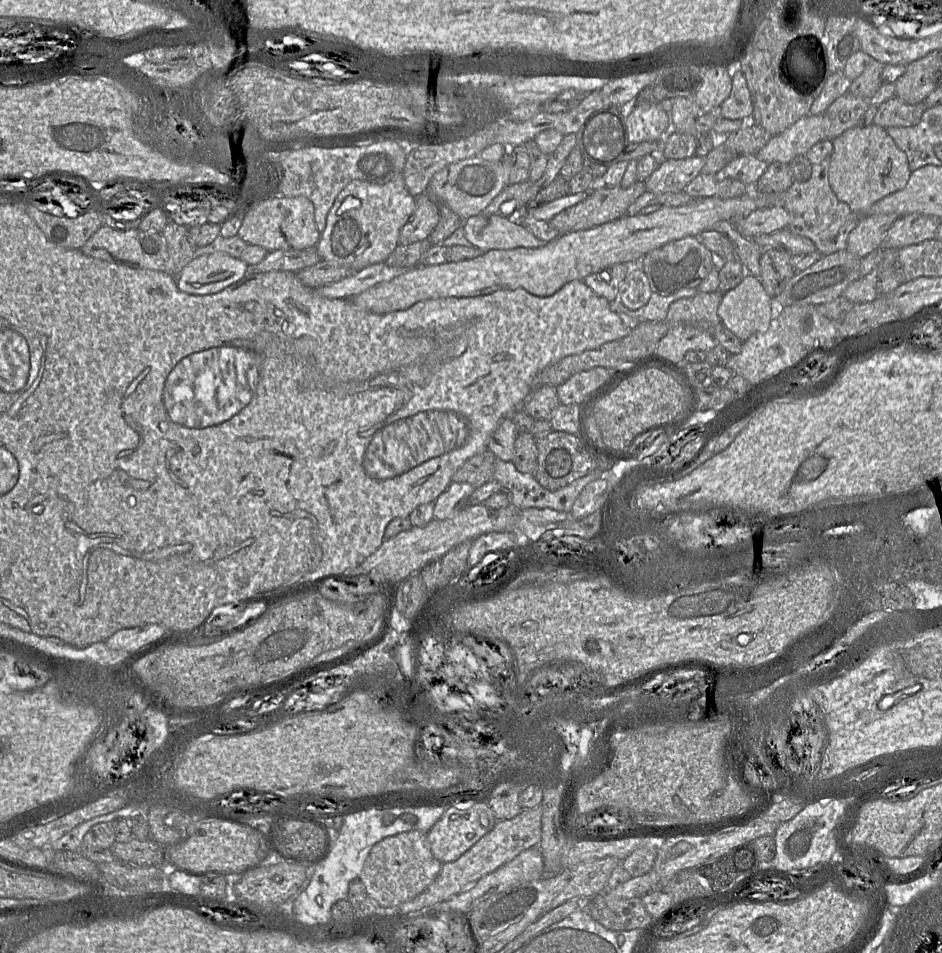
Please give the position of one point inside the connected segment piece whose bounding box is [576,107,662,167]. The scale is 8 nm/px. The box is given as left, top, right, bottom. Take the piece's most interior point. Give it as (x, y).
(603, 139)

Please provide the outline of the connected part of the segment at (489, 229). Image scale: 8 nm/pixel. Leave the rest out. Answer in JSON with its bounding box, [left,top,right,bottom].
[463,214,549,253]

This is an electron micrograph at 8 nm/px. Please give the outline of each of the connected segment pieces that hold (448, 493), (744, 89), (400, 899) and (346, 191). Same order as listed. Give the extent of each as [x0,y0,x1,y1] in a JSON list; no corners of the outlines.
[[434,482,476,520],[717,70,753,120],[359,831,442,909],[316,172,416,269]]

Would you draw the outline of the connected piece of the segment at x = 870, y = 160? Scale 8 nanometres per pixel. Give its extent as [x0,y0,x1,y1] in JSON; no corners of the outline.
[828,123,911,215]

